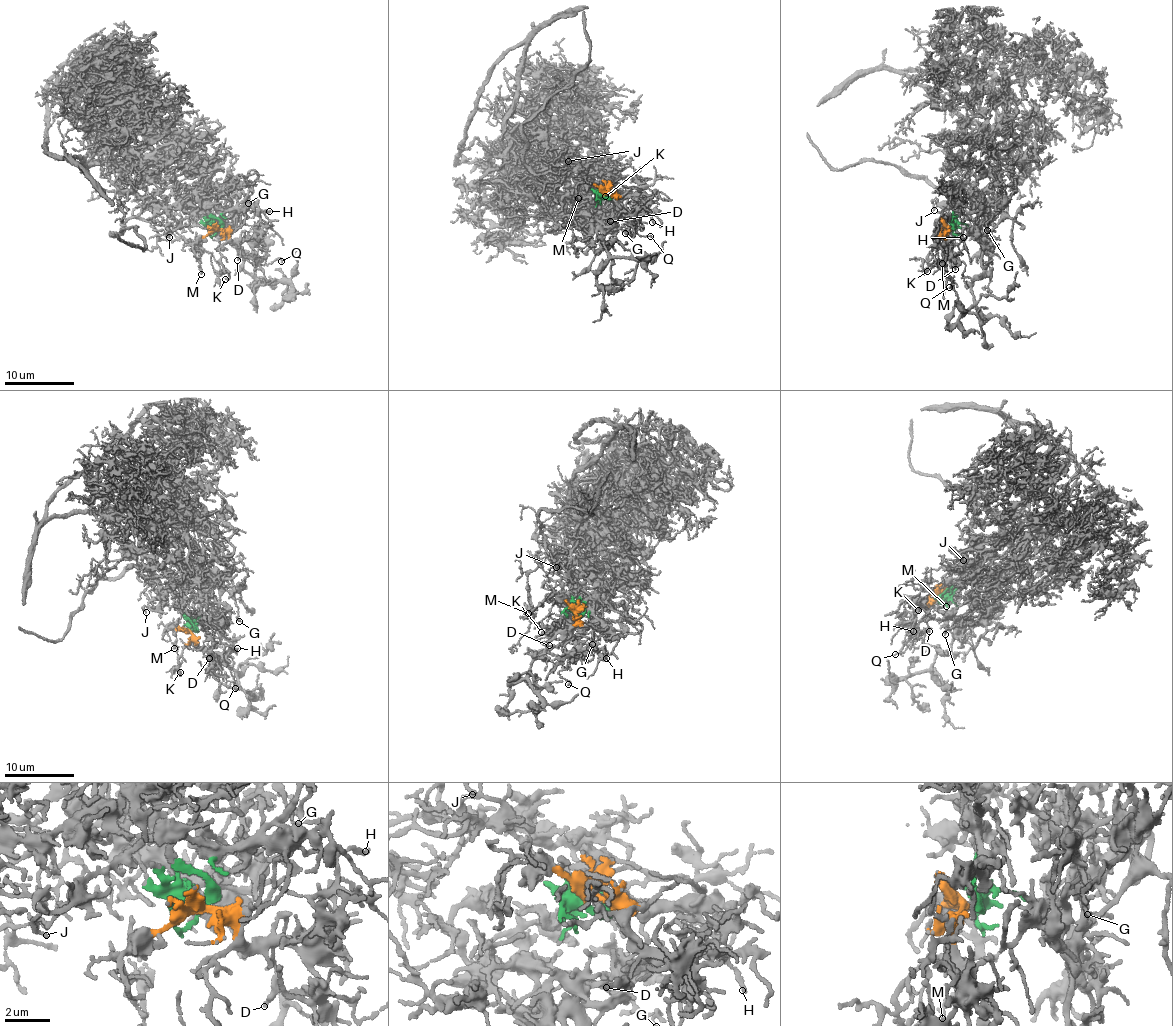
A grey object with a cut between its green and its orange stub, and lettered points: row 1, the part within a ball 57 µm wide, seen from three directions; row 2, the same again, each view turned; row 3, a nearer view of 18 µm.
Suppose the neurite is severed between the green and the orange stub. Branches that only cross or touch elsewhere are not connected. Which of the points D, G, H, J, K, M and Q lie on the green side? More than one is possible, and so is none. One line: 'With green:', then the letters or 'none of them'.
With green: G, J

